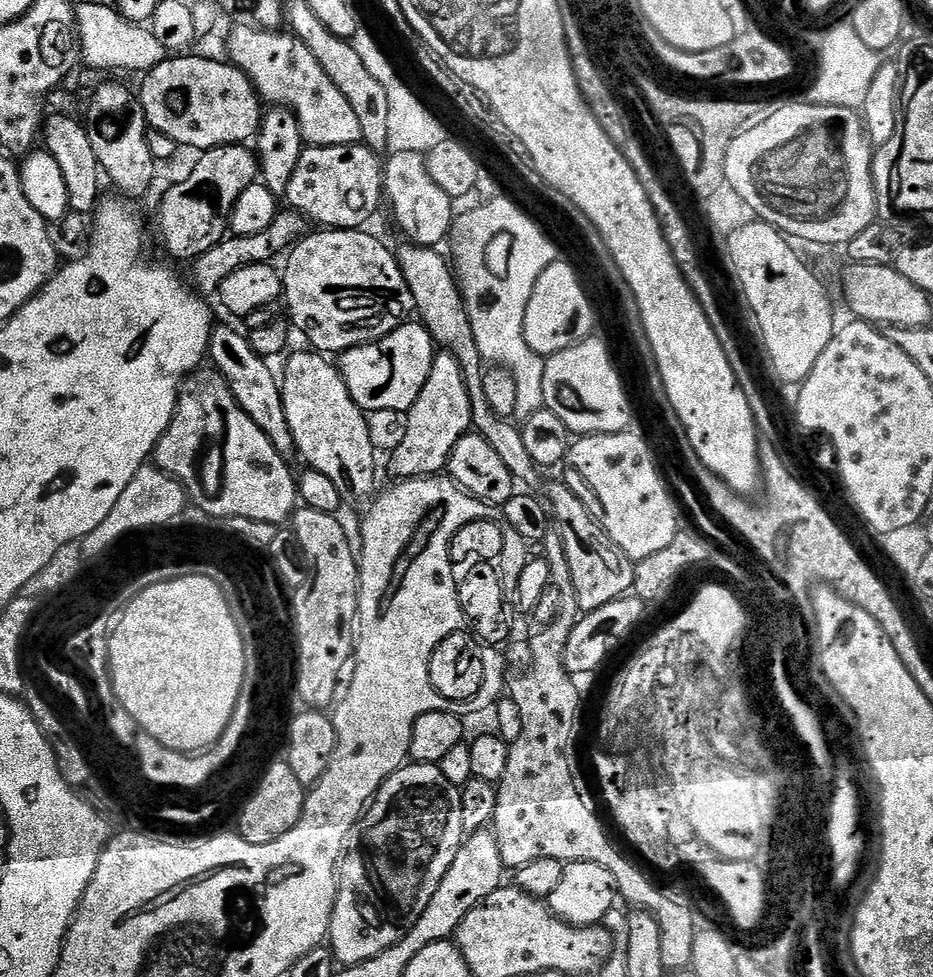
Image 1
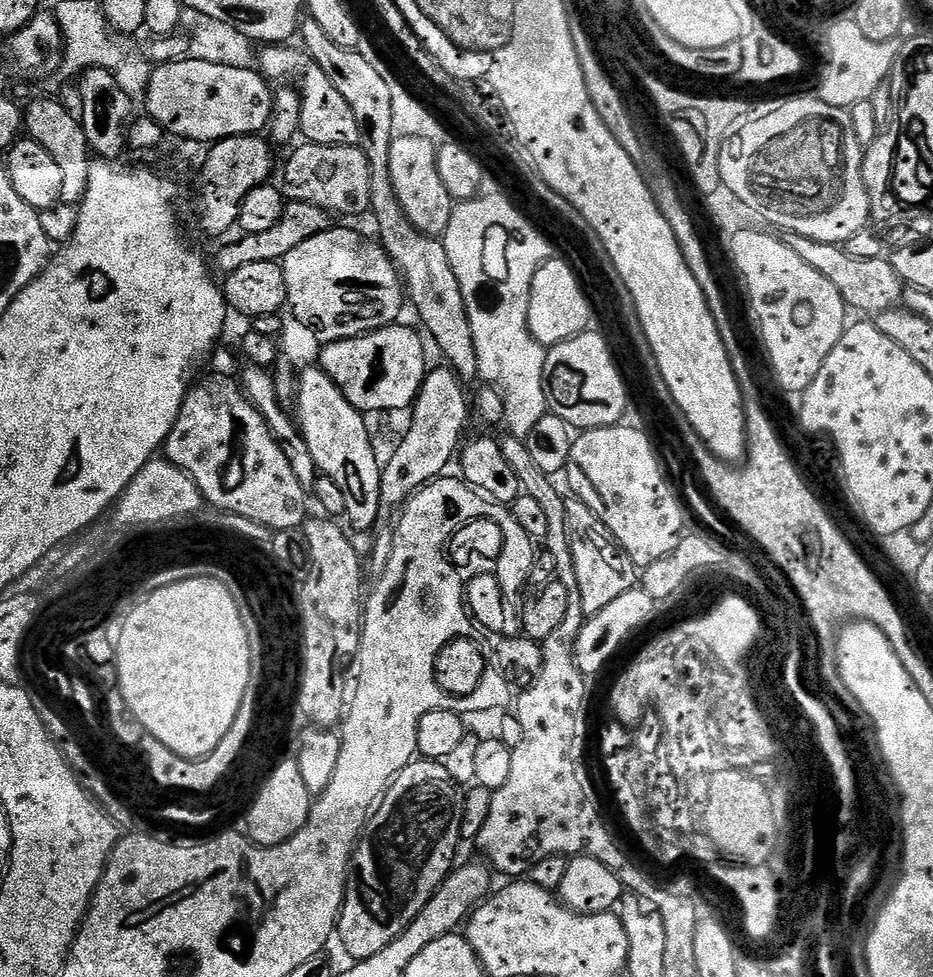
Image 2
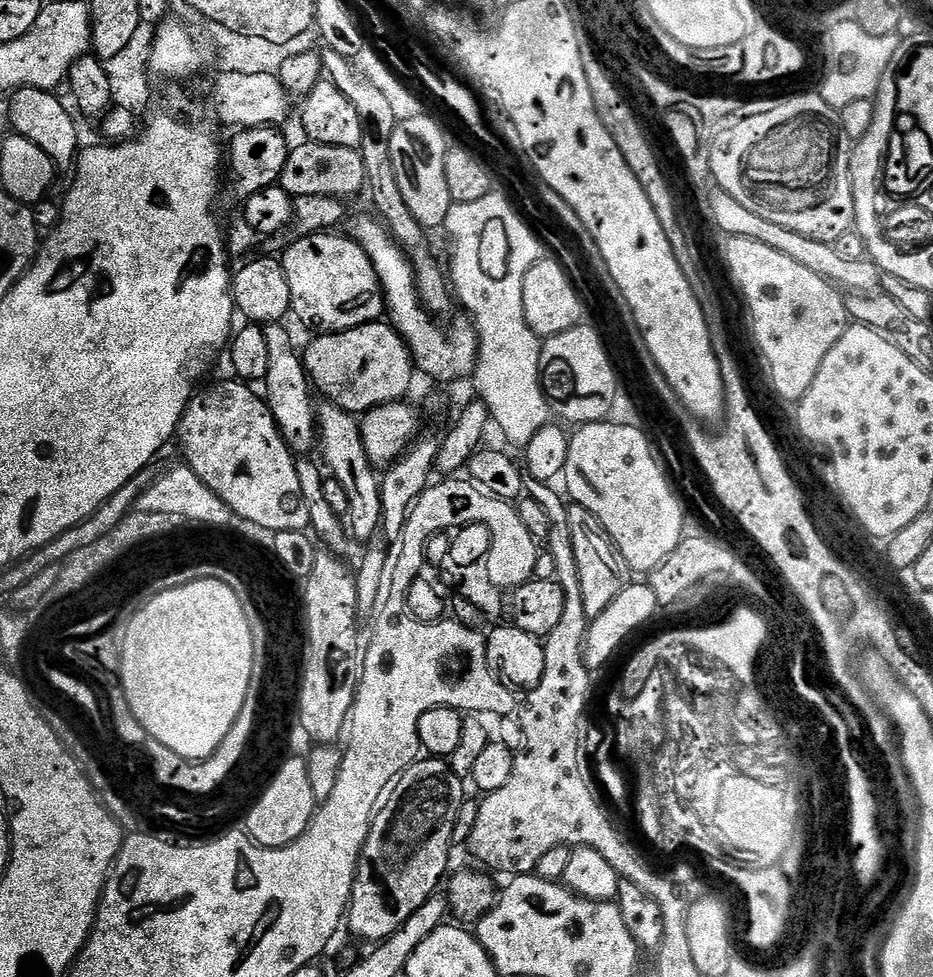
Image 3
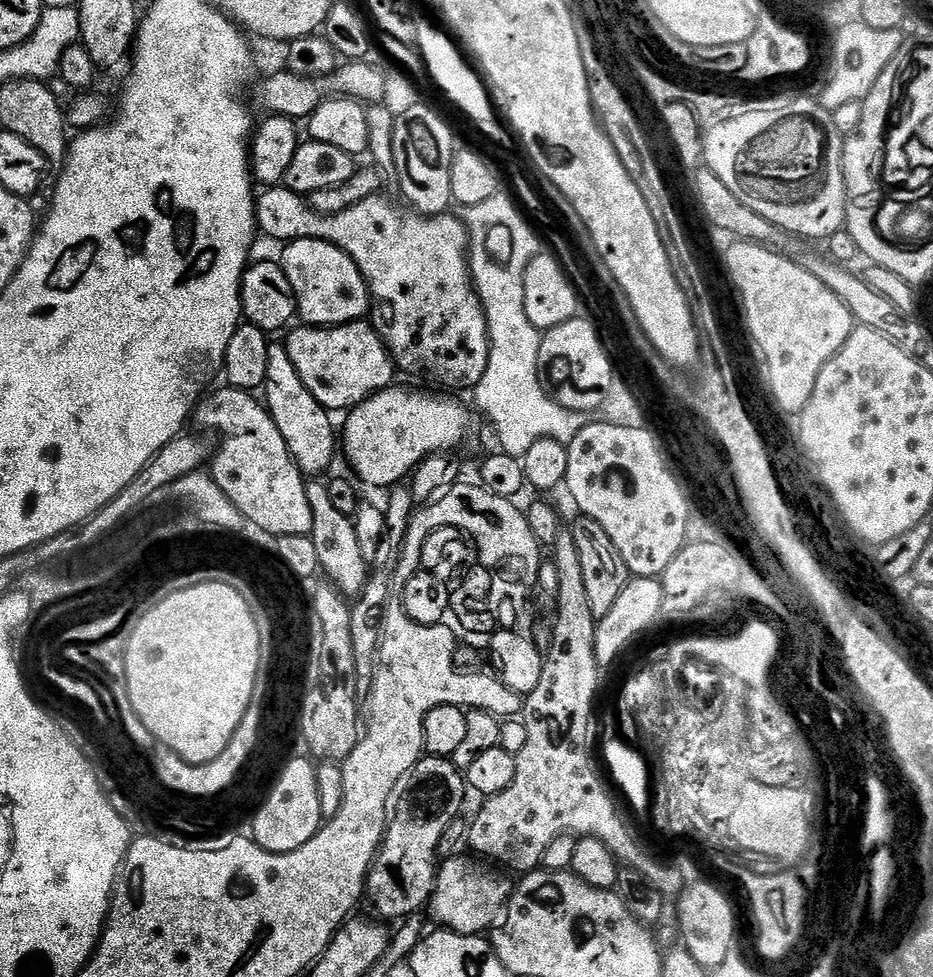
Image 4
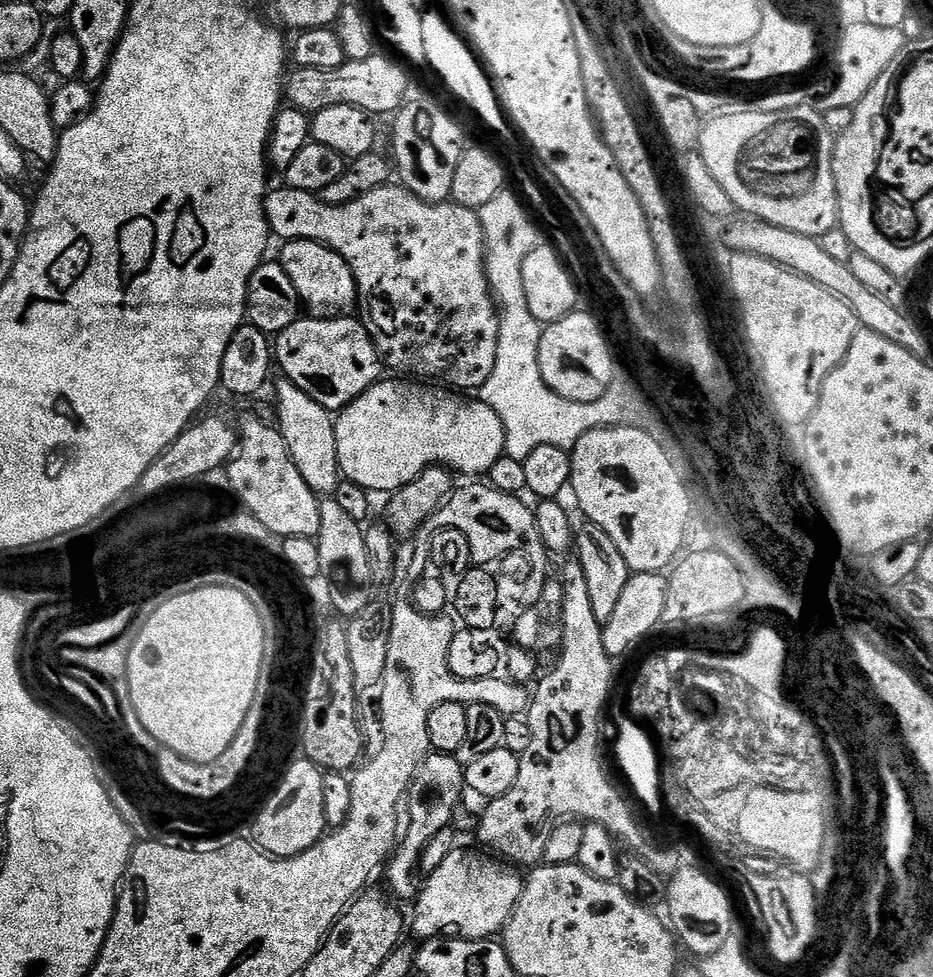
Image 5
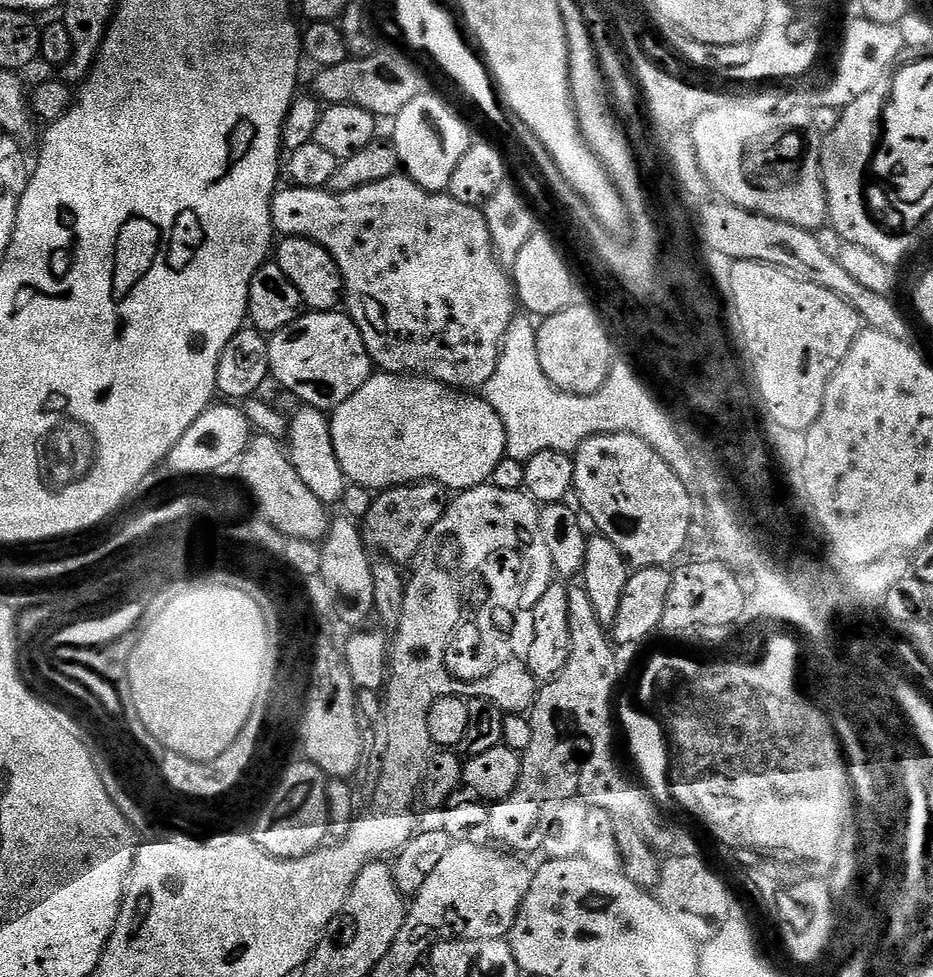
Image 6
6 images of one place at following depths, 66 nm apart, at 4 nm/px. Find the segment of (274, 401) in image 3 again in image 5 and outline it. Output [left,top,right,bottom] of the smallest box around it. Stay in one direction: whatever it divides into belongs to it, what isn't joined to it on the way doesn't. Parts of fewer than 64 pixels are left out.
[276,378,341,498]

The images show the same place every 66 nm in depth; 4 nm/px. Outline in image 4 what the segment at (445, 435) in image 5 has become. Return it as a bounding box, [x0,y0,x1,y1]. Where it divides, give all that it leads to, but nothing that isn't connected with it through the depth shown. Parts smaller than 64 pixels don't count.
[342,386,473,490]

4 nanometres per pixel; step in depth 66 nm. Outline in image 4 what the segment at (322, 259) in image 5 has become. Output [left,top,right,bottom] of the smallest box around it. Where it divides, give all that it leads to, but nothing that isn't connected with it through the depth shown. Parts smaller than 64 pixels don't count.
[278,240,372,328]

